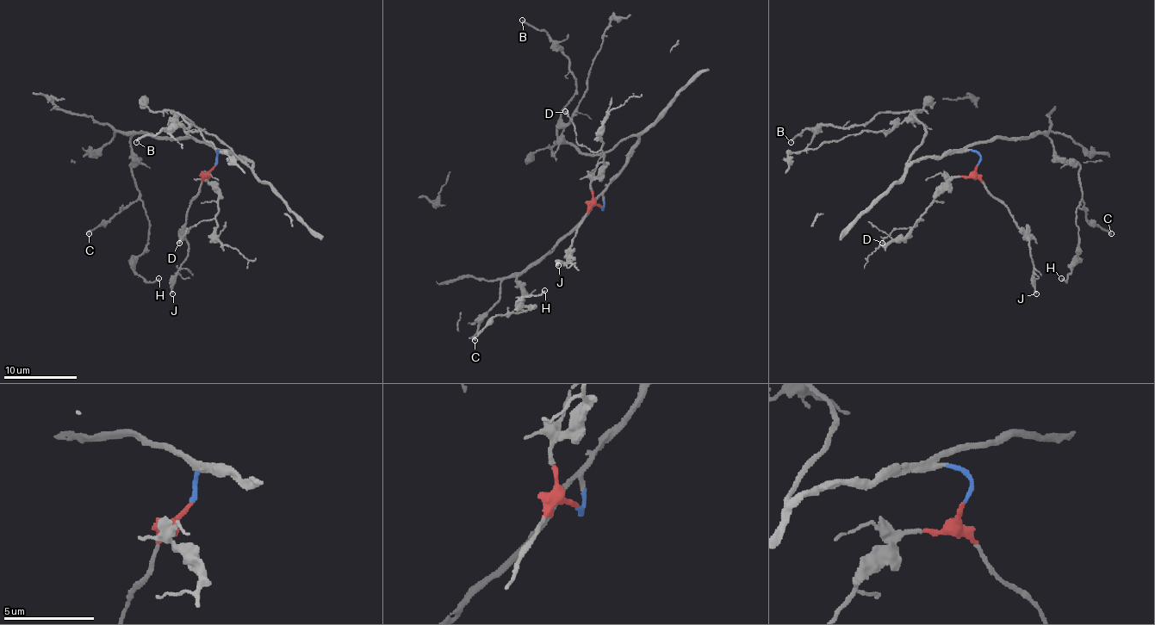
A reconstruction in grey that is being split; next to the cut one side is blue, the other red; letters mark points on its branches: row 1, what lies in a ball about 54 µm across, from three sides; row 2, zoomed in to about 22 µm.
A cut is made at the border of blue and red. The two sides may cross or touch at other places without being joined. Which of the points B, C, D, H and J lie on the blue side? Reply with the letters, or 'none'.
B, C, H

